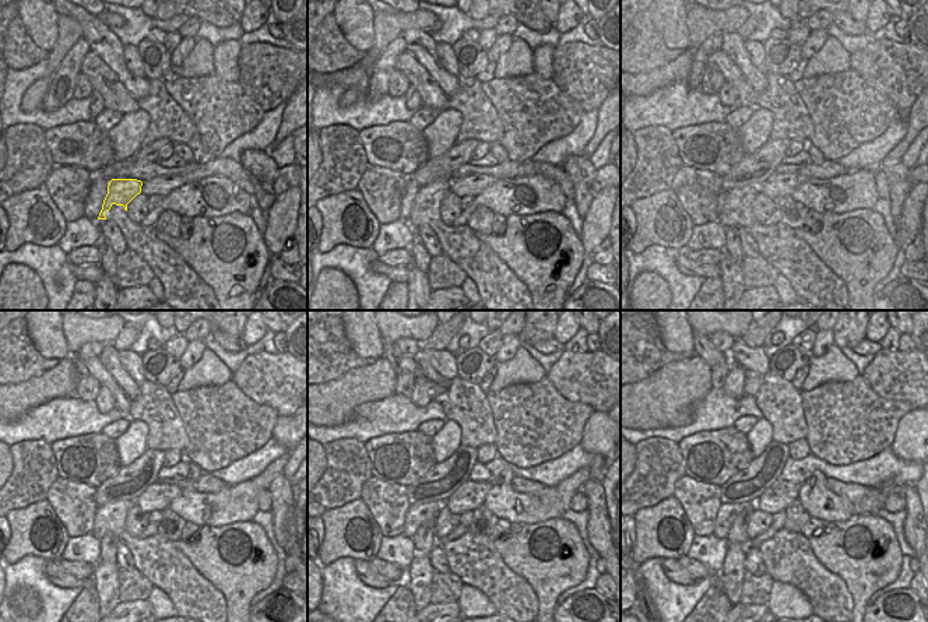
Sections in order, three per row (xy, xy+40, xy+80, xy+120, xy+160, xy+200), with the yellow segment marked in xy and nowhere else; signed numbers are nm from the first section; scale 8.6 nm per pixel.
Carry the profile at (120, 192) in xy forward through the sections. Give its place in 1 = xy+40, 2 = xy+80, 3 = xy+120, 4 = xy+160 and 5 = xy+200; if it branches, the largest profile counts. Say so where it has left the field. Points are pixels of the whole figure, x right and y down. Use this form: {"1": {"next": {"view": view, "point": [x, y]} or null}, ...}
{"1": {"next": {"view": "xy+40", "point": [433, 193]}}, "2": {"next": {"view": "xy+80", "point": [745, 194]}}, "3": {"next": {"view": "xy+120", "point": [105, 513]}}, "4": {"next": {"view": "xy+160", "point": [415, 515]}}, "5": {"next": {"view": "xy+200", "point": [727, 513]}}}

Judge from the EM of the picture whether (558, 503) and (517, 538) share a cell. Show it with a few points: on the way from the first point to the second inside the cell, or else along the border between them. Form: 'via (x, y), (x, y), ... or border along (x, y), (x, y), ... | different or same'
border along (561, 516), (535, 523), (512, 524) | different

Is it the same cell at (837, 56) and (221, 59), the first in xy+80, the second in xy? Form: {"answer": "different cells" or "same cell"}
{"answer": "different cells"}

